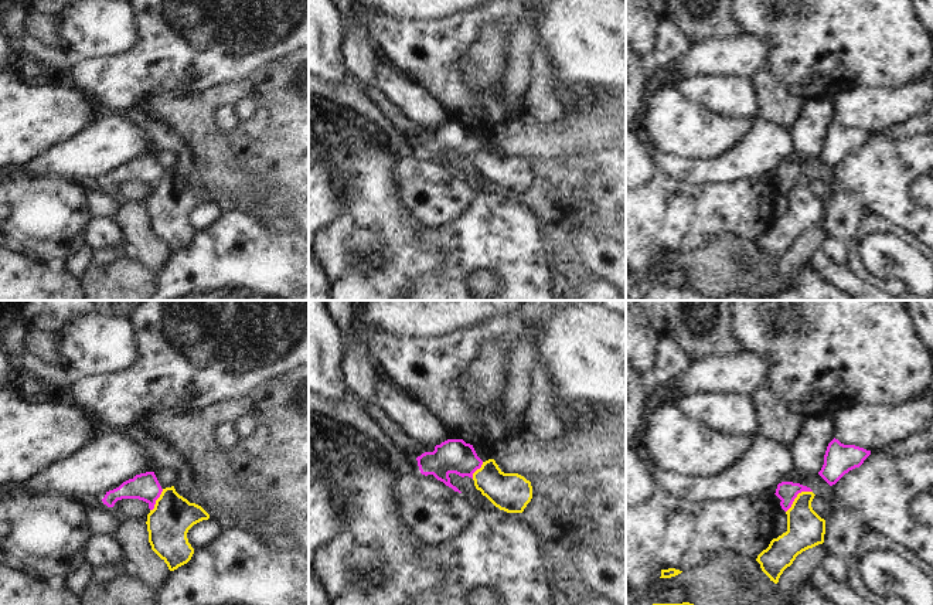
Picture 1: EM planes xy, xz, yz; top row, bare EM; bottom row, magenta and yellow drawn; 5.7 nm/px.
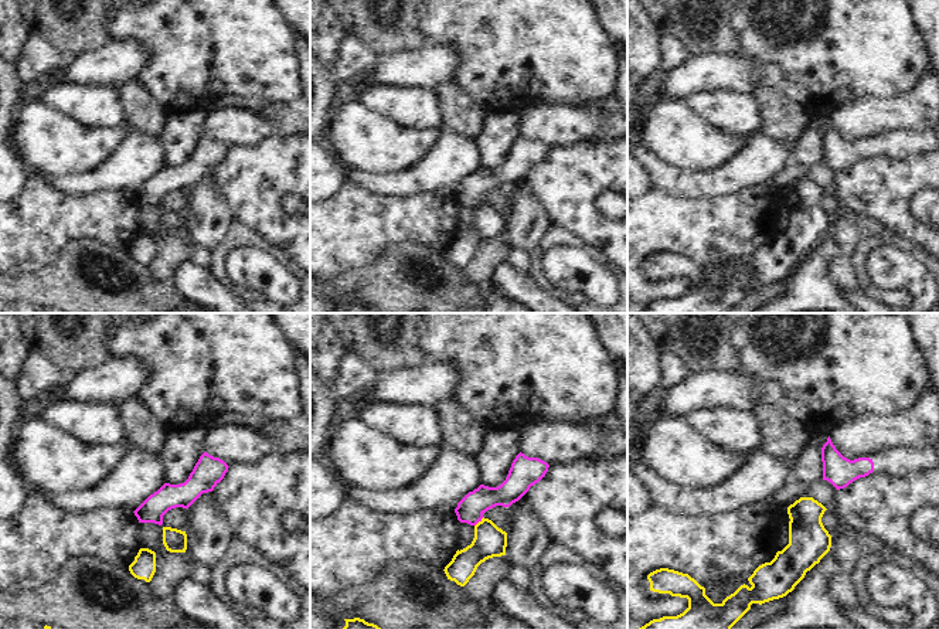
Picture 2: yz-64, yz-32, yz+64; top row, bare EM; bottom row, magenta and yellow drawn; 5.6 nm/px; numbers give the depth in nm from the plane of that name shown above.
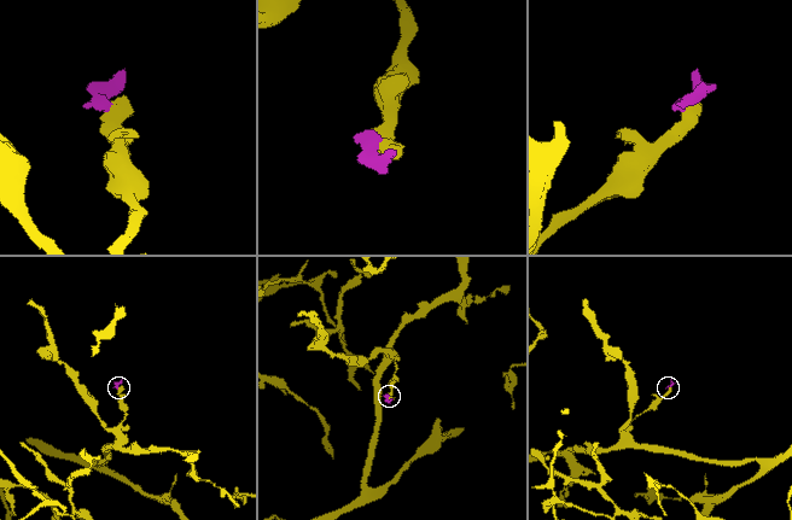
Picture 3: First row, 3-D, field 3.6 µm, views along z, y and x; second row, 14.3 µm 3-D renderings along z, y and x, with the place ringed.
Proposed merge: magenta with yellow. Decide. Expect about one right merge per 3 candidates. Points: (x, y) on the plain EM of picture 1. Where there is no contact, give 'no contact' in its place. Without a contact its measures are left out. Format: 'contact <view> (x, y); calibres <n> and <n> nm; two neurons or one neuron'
contact yz (796, 179); calibres 110 and 220 nm; two neurons

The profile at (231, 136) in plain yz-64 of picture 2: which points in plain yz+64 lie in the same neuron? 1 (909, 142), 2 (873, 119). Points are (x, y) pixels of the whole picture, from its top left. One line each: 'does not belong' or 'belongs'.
1: does not belong
2: belongs

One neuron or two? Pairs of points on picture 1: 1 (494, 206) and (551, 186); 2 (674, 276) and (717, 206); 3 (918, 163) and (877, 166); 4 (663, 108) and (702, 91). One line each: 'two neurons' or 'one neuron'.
1: two neurons
2: one neuron
3: one neuron
4: two neurons

